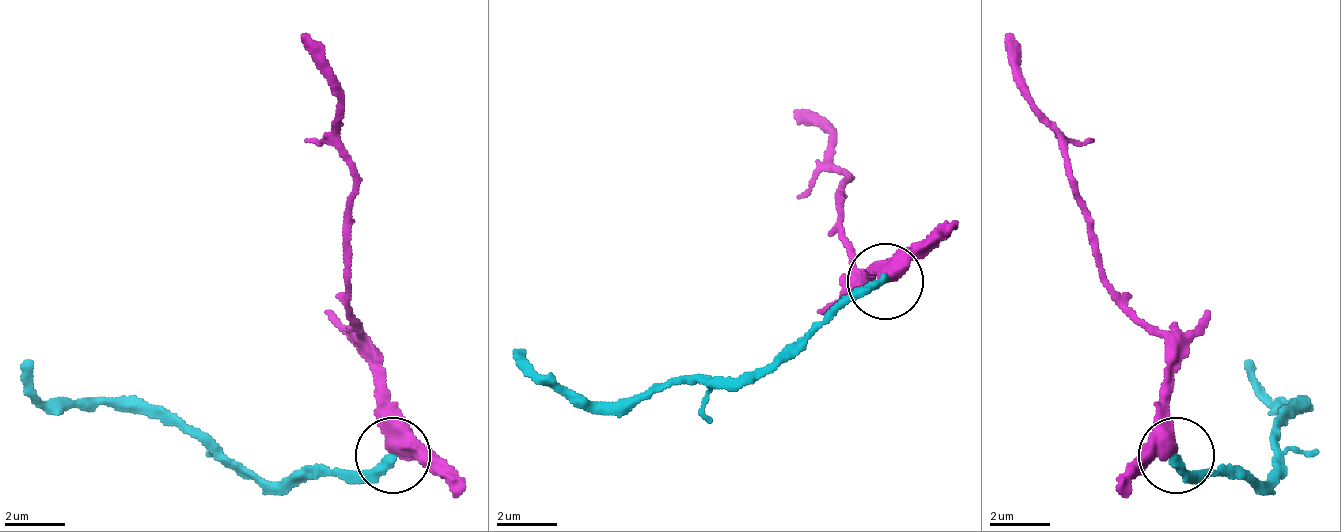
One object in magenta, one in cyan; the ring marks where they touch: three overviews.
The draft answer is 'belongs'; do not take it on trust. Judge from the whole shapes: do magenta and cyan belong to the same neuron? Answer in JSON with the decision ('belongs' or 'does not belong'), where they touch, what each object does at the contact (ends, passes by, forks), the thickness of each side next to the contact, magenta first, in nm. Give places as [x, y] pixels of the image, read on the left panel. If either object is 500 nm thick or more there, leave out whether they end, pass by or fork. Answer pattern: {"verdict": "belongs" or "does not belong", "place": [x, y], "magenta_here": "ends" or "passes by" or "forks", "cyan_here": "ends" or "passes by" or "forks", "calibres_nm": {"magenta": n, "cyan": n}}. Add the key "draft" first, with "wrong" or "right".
{"draft": "right", "verdict": "belongs", "place": [393, 455], "magenta_here": "passes by", "cyan_here": "ends", "calibres_nm": {"magenta": 440, "cyan": 280}}

